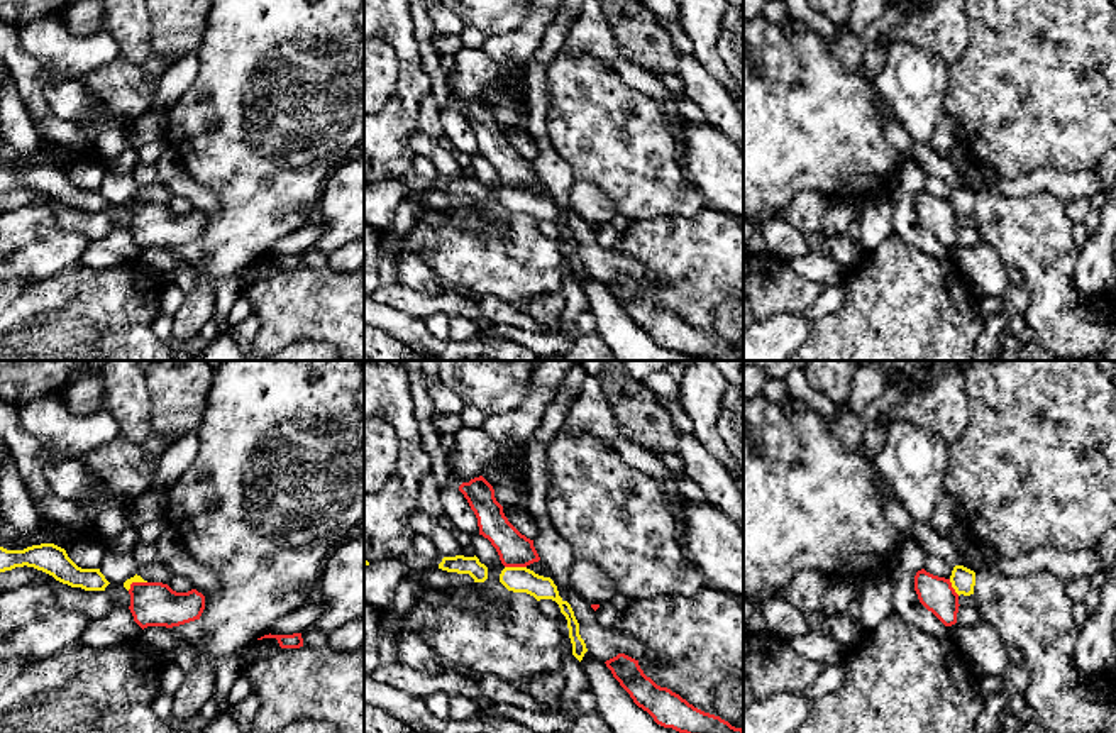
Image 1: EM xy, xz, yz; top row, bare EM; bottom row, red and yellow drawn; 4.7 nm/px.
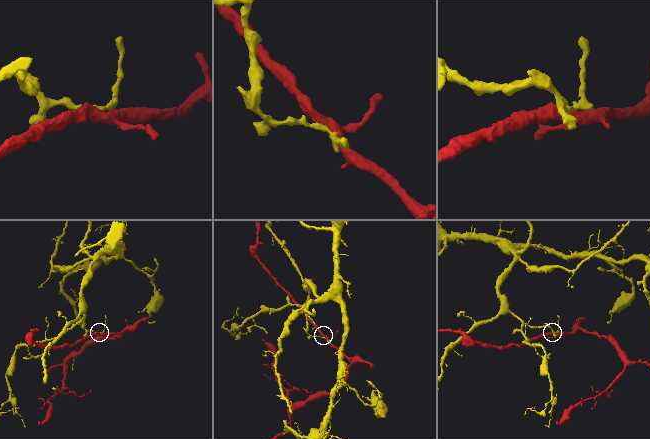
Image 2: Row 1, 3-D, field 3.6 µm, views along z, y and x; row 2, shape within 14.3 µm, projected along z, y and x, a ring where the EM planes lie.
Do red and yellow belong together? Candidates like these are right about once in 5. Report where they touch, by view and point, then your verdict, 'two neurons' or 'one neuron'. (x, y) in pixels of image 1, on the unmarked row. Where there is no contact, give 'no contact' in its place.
meets red in xz at (515, 187); two neurons

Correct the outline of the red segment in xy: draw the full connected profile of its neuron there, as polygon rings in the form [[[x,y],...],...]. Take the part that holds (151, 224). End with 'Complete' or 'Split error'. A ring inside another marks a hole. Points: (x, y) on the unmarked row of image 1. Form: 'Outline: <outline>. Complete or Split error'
Outline: [[[132,203],[129,215],[129,230],[142,251],[180,247],[200,240],[205,230],[205,217],[196,210],[176,213],[163,203]]]. Complete

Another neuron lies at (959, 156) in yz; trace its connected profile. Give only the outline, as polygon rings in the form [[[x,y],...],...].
[[[962,142],[942,152],[940,156],[962,171],[974,164],[969,147]]]

